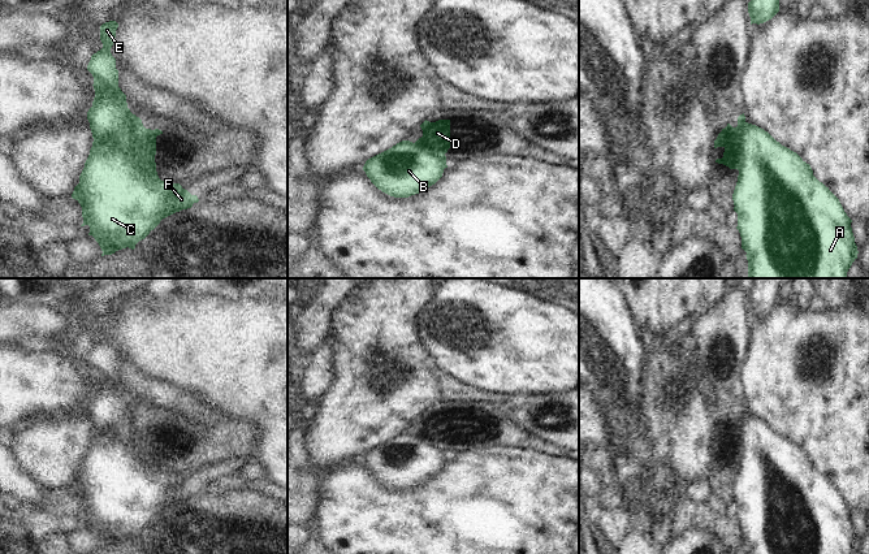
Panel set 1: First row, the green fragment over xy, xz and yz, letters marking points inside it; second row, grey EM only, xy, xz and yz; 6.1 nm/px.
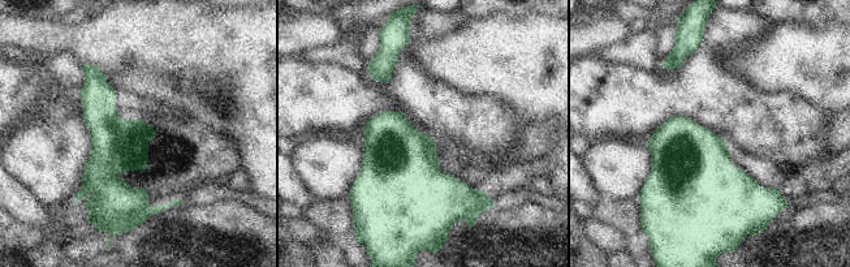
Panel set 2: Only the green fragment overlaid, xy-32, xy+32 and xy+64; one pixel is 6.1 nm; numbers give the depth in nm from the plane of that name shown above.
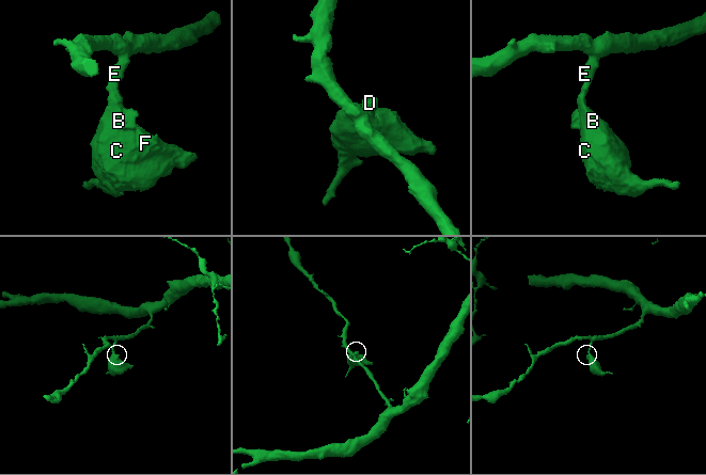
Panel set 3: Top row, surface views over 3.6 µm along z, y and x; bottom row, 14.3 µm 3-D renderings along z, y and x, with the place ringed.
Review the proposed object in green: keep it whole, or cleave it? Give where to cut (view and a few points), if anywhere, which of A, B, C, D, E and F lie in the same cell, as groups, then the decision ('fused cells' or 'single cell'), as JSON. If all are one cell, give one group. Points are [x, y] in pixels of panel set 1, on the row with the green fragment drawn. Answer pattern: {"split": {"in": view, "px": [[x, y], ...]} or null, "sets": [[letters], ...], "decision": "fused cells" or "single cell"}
{"split": null, "sets": [["A", "B", "C", "D", "E", "F"]], "decision": "single cell"}

